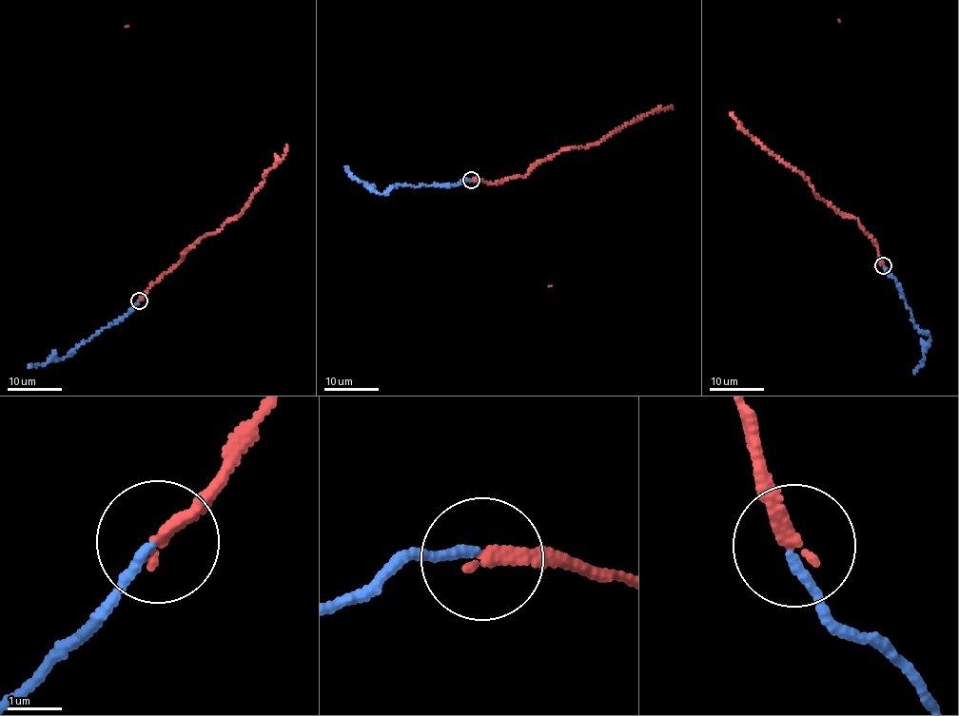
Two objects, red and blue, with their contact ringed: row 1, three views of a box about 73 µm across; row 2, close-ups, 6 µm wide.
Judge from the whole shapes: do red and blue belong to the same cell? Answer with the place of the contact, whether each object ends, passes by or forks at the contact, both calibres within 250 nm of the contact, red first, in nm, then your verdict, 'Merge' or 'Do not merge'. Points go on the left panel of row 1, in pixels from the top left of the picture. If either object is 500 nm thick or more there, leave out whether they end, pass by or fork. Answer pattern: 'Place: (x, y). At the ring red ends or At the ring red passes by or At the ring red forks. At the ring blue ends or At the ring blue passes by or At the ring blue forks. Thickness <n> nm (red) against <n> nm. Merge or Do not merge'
Place: (139, 300). At the ring red ends. At the ring blue ends. Thickness 240 nm (red) against 170 nm. Do not merge

